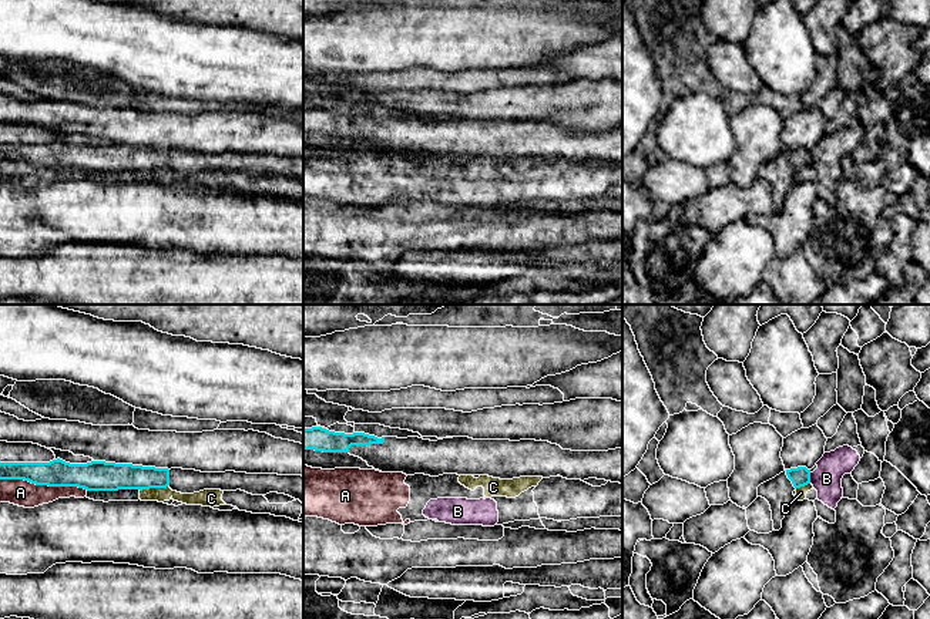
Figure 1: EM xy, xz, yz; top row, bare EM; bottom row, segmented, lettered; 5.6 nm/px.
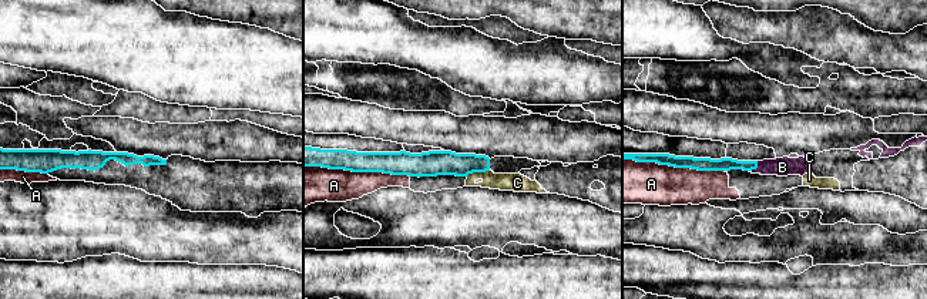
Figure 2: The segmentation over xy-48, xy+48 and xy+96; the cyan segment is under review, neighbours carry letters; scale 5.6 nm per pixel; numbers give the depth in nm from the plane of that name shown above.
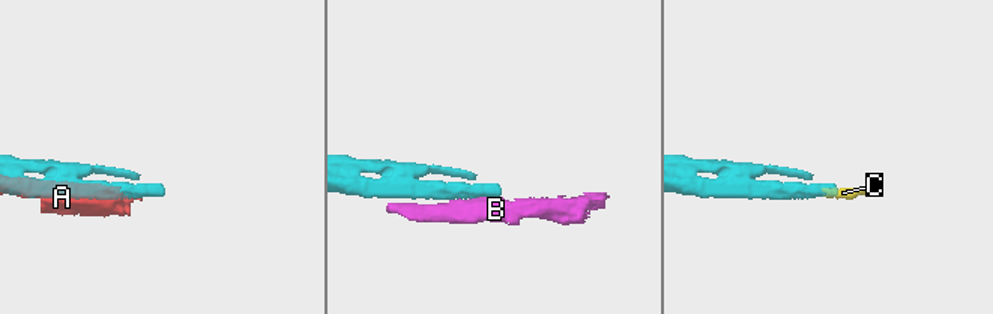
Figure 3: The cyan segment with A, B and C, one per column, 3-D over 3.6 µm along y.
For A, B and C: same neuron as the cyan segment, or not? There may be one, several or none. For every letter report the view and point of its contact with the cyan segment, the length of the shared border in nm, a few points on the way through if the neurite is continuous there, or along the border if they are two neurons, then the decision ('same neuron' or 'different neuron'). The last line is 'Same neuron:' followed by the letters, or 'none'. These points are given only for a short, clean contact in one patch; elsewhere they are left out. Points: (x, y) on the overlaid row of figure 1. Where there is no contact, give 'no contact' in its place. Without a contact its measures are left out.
A: contact xy (44, 484); length 500 nm; different neuron
B: contact yz (809, 478); length 60 nm; border yz (809, 473), (811, 483); different neuron
C: contact xy (153, 487); length 160 nm; border xy (167, 485), (140, 491); different neuron
Same neuron: none

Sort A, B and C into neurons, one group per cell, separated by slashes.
A B C

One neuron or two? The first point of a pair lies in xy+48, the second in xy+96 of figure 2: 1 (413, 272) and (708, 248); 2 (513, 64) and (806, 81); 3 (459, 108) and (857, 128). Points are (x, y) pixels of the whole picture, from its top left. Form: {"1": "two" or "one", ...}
{"1": "two", "2": "one", "3": "two"}

